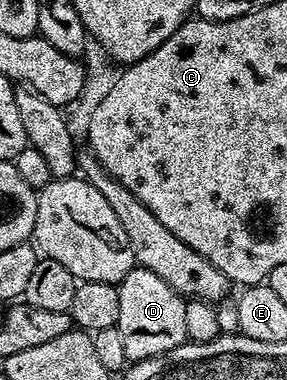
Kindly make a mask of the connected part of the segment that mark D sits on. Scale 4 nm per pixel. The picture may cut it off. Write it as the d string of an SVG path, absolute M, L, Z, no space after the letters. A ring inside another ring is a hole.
M134 266L123 281L116 284L119 293L119 321L116 327L123 333L123 345L130 361L167 353L187 339L186 300L163 277L151 269Z

